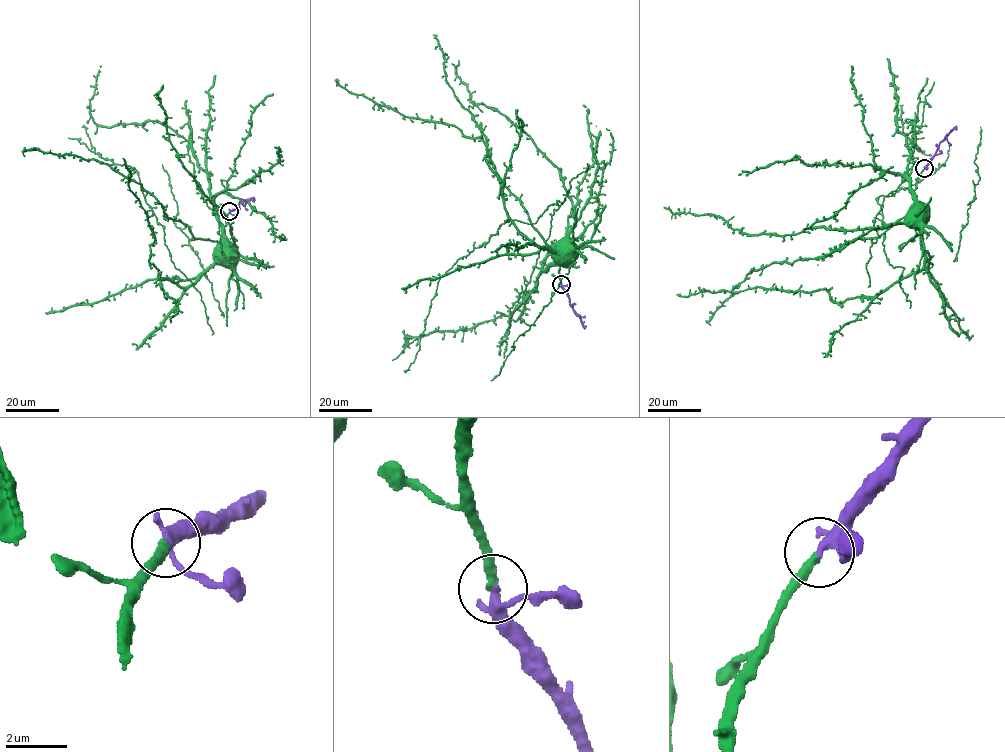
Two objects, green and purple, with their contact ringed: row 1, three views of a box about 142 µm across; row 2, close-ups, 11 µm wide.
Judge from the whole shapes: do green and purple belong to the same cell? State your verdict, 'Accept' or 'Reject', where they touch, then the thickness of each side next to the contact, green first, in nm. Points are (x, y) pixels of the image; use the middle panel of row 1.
Accept. Place: (561, 284). Thickness 300 nm (green) against 240 nm

